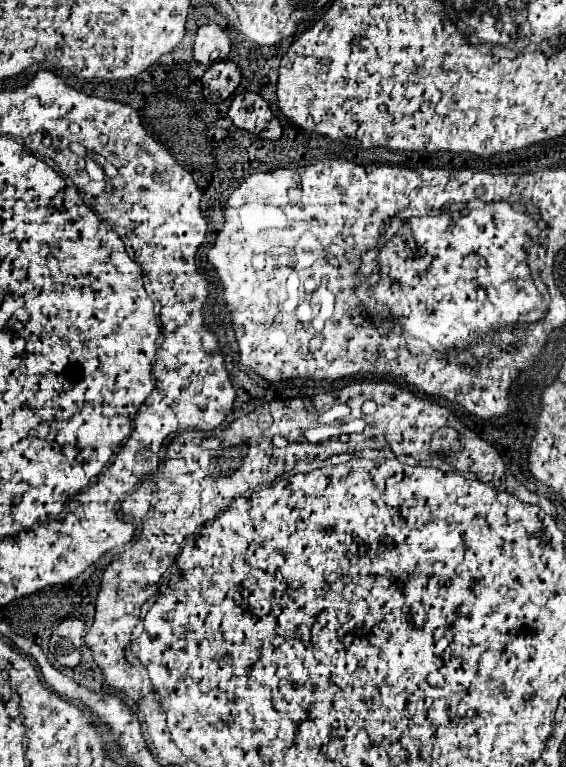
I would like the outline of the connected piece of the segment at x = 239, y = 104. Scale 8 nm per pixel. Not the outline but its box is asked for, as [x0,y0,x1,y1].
[228,93,282,139]

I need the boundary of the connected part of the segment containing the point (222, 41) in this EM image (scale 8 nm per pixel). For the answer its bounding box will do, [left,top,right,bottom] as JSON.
[194,25,230,67]

